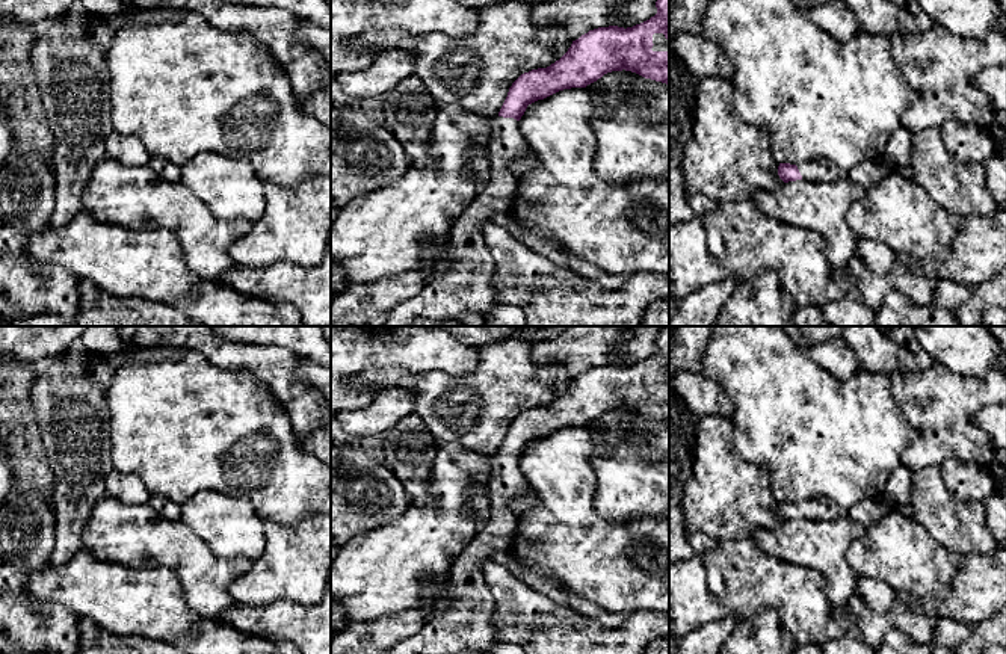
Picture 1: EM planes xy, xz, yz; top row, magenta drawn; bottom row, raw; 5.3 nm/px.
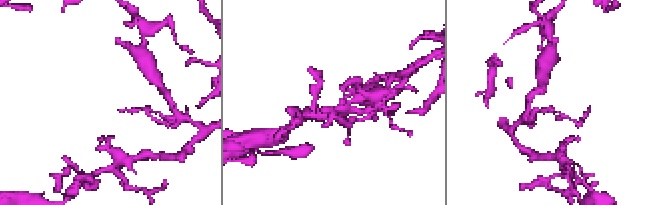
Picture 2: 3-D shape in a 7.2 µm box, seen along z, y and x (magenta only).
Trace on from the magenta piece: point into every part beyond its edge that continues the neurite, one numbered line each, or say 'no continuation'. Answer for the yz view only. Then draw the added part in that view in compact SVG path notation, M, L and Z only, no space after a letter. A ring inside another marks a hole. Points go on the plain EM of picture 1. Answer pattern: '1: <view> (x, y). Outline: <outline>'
1: yz (869, 511). Outline: M828 498L804 500L798 503L802 518L831 521L835 518L847 518L866 526L873 524L893 511L885 500L863 500L856 506L844 509Z

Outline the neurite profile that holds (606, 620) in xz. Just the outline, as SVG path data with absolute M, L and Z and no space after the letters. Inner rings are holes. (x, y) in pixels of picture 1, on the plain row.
M512 557L512 562L524 569L544 575L566 597L571 609L574 609L580 615L592 618L600 625L600 628L612 630L612 628L621 627L625 622L628 613L606 612L600 606L586 600L583 595L571 592L566 588L560 586L559 582L553 575L545 572L544 569L532 566L530 563L524 560L514 559L514 557Z

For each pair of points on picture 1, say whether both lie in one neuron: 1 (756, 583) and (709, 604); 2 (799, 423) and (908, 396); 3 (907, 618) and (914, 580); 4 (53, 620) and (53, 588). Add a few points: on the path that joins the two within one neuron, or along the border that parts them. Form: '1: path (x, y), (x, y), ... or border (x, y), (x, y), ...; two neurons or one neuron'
1: border (704, 567), (707, 588), (730, 612); two neurons
2: border (887, 376), (908, 432); two neurons
3: border (864, 576), (884, 580), (896, 592); two neurons
4: border (24, 582), (30, 594), (65, 606), (77, 618); two neurons

